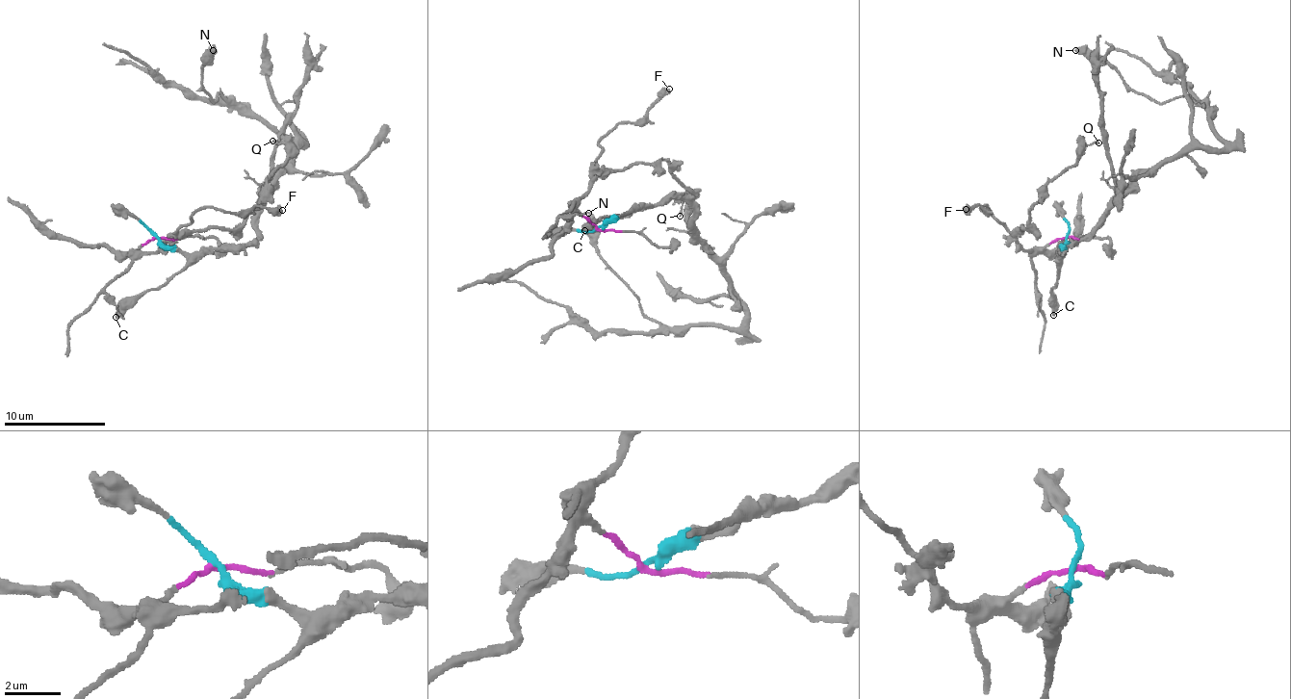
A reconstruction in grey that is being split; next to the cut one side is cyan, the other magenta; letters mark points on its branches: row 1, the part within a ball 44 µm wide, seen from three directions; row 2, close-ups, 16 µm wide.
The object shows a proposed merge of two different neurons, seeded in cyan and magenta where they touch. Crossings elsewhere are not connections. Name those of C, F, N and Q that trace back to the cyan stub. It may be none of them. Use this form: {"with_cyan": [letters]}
{"with_cyan": ["C", "N"]}

